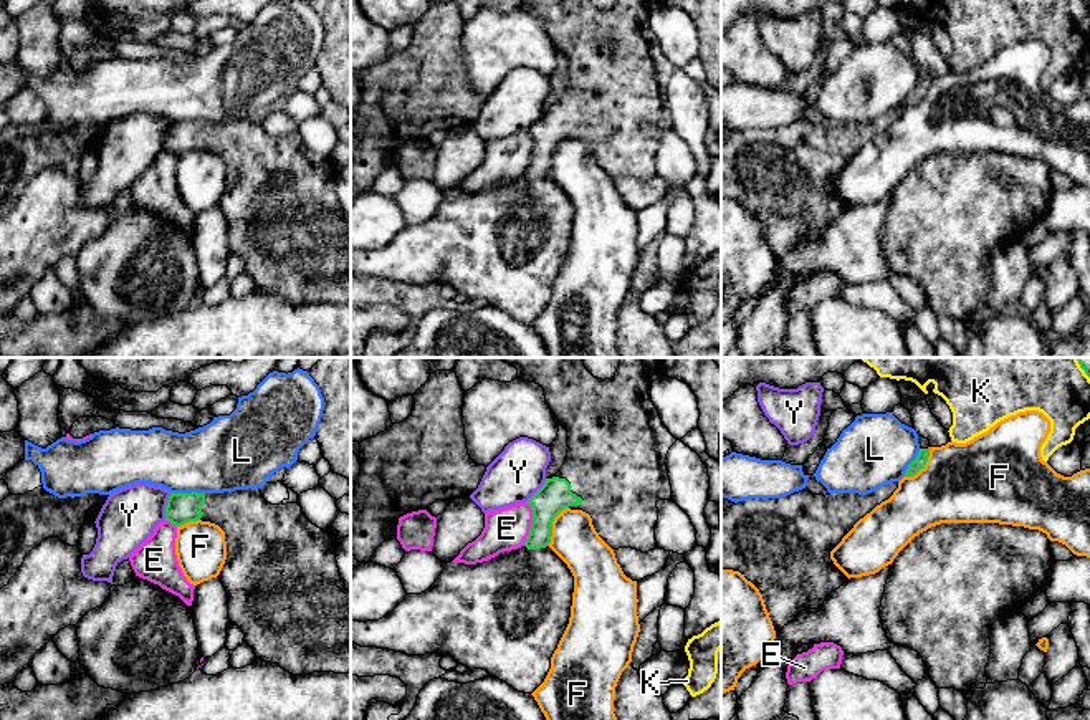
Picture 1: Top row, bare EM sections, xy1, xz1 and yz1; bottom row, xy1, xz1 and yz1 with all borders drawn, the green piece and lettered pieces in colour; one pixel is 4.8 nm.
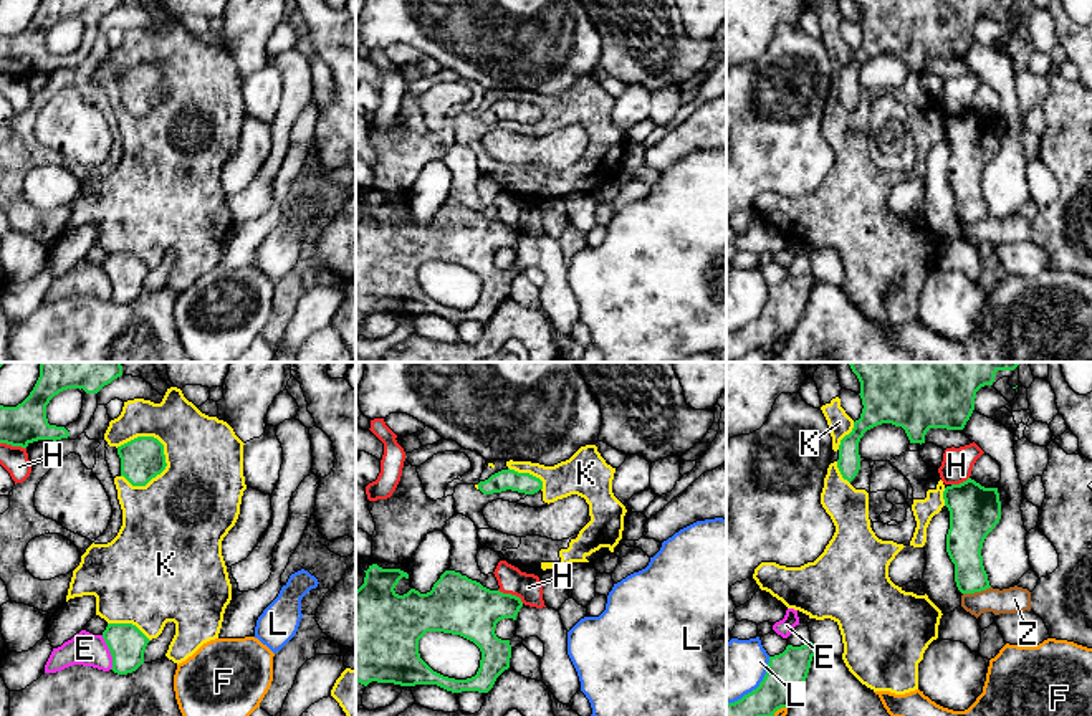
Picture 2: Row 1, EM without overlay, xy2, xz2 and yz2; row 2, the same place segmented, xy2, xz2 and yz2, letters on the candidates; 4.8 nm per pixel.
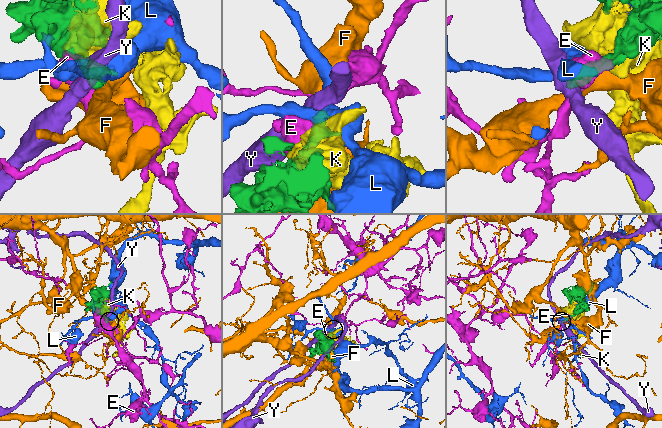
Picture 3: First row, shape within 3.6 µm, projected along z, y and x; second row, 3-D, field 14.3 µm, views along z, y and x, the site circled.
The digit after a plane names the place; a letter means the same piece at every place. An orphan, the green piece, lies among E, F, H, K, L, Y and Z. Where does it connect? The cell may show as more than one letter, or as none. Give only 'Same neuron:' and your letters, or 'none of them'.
Same neuron: none of them

